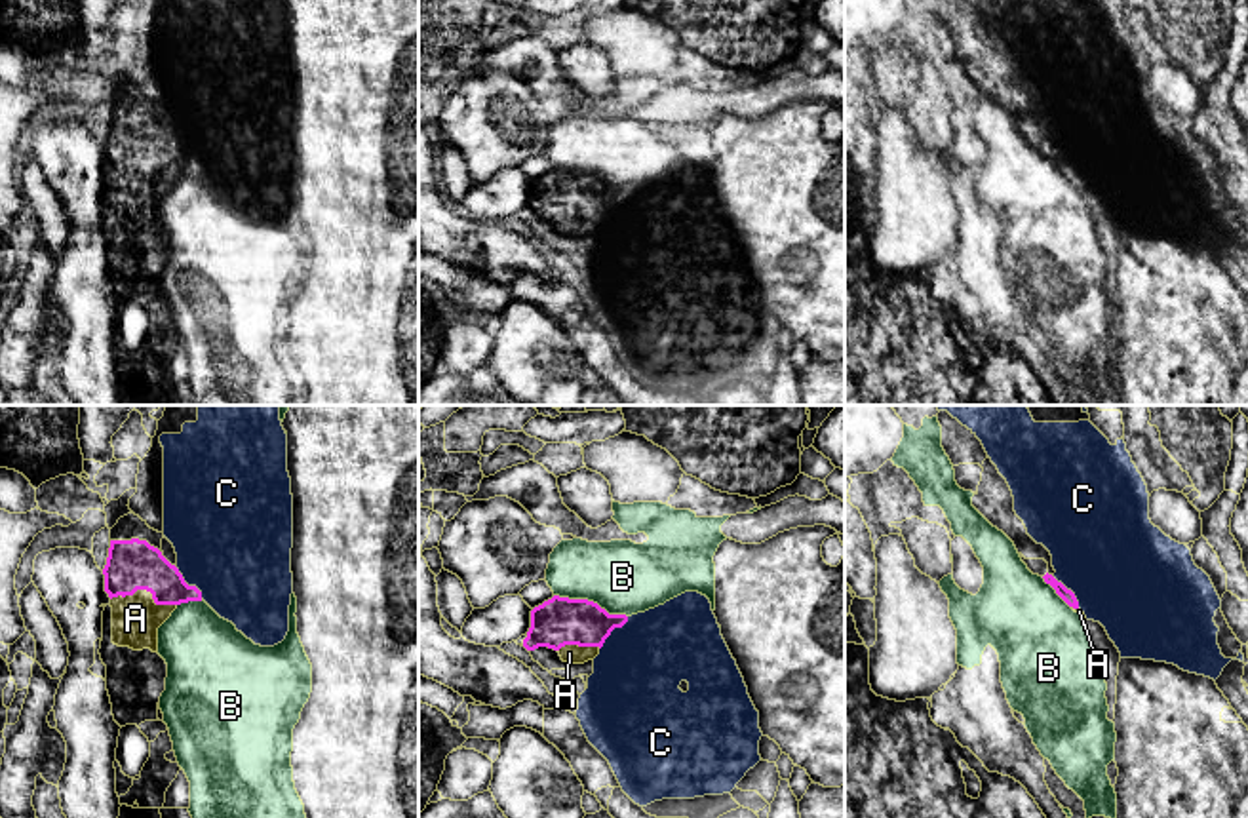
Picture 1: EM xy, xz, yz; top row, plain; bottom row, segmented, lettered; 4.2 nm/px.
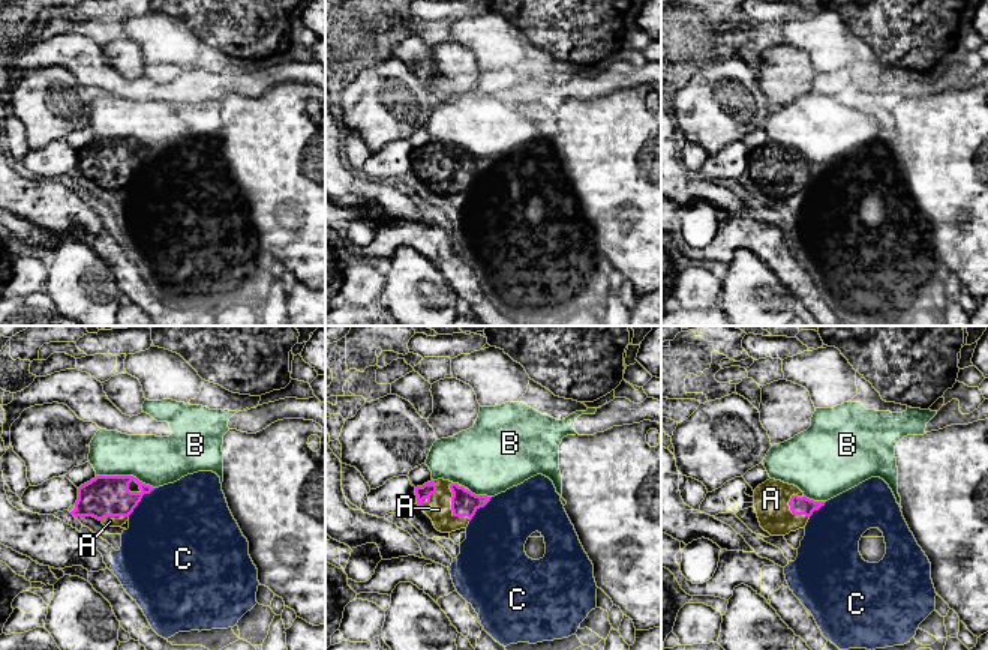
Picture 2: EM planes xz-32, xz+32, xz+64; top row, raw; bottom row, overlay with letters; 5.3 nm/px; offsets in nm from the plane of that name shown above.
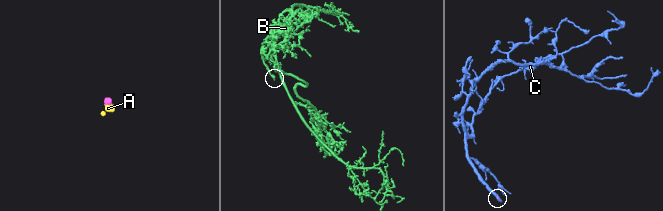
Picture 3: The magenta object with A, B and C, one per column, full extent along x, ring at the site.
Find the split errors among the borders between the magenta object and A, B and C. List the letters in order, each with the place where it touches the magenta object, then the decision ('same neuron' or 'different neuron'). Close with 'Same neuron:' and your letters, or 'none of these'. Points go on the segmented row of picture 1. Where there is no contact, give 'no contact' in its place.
A: xy (145, 588) | same neuron
B: xz (590, 602) | different neuron
C: xz (611, 630) | different neuron
Same neuron: A

